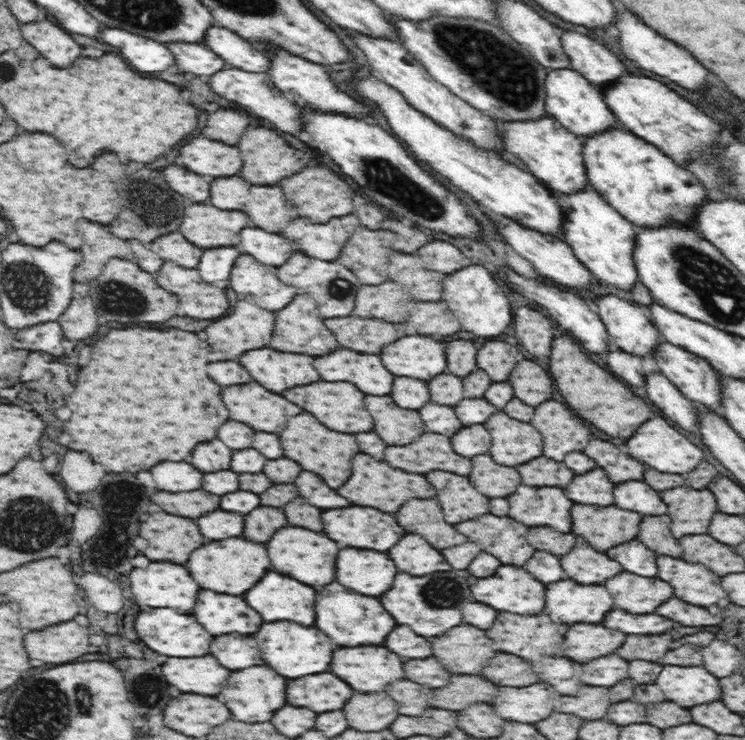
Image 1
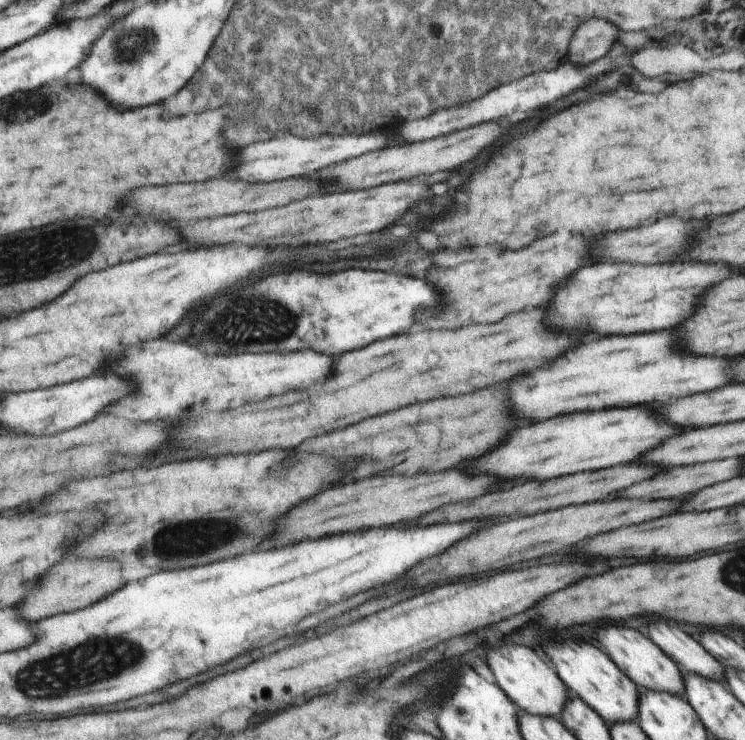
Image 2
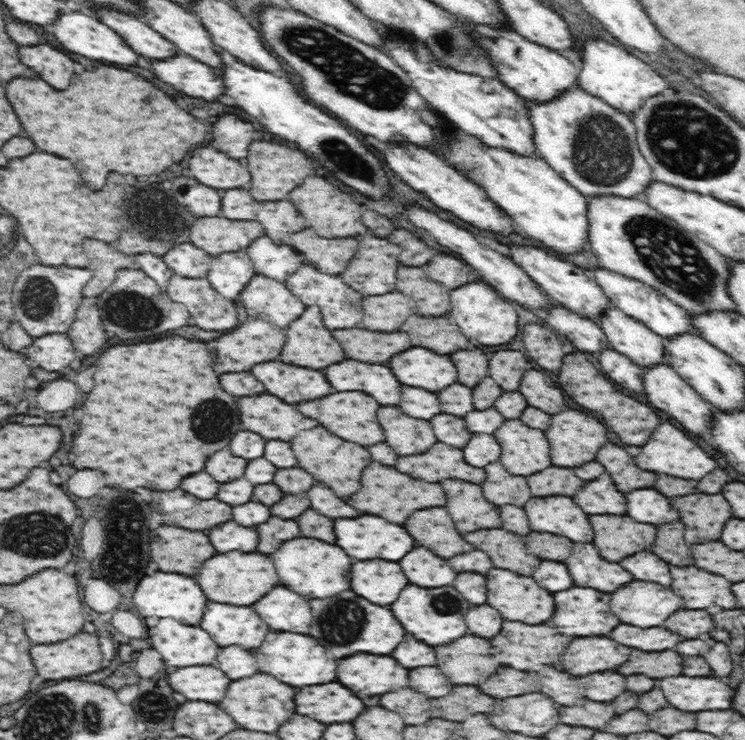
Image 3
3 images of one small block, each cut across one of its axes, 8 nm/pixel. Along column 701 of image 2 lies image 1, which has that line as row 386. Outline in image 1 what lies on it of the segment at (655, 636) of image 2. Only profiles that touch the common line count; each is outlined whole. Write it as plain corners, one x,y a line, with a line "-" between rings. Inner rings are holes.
649,373
645,376
645,386
650,402
656,404
666,418
674,420
678,426
690,432
697,427
695,408
691,406
690,400
667,379
667,376
662,373

